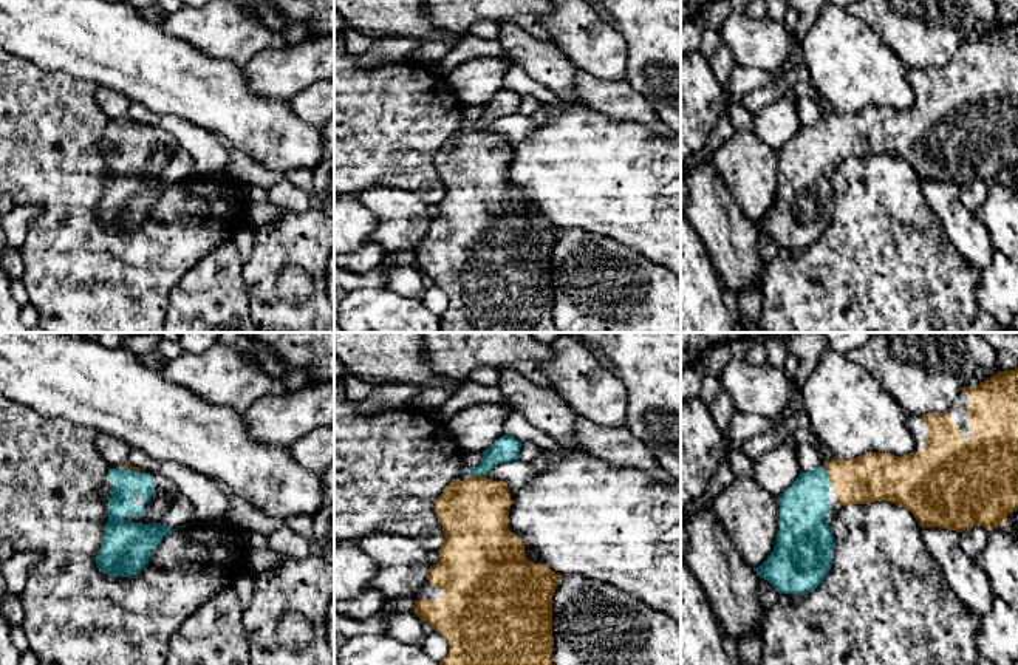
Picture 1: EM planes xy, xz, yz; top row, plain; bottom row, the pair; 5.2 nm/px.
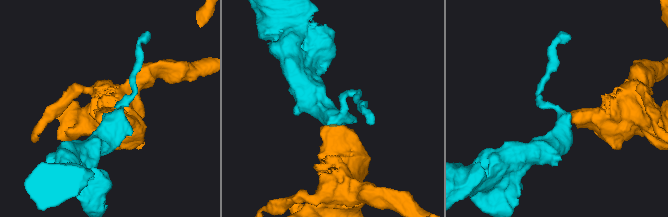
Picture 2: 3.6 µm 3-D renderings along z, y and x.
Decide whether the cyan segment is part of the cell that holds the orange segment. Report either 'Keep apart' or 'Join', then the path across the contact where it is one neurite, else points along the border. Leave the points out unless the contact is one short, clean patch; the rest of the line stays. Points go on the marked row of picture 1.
Join. Path across: yz (873, 477), (828, 477), (806, 498), (803, 506)

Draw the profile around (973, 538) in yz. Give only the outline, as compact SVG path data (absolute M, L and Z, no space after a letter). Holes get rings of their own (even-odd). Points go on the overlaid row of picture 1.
M973 526L965 529L964 532L961 532L962 551L976 560L976 557L987 543L987 537L989 537L987 529L982 526Z

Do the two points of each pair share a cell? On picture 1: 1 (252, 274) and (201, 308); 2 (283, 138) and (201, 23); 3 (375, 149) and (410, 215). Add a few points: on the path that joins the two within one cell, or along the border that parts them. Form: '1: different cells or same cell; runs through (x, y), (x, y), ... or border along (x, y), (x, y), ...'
1: different cells; border along (242, 268), (251, 316)
2: different cells; border along (194, 47), (208, 56), (231, 61), (242, 67)
3: different cells; border along (359, 192), (403, 186), (427, 203)

